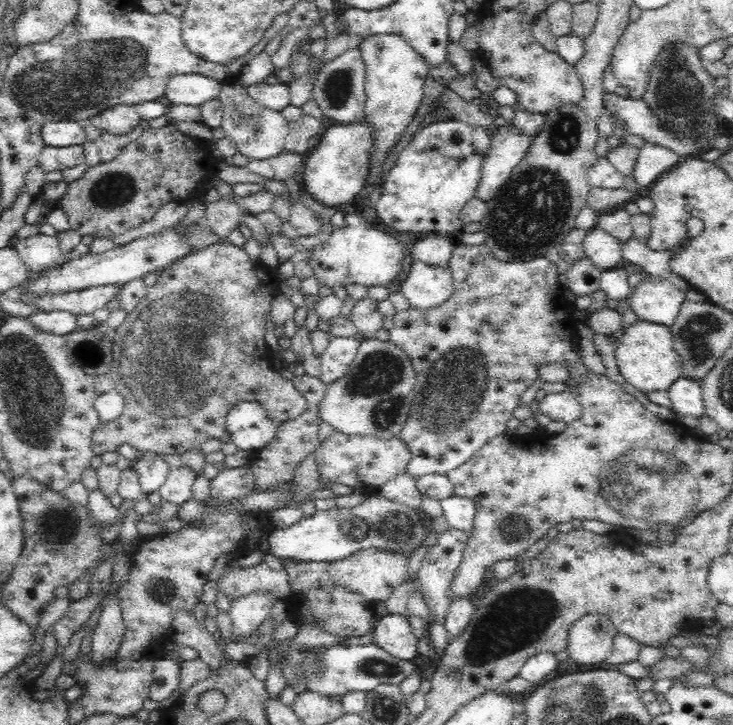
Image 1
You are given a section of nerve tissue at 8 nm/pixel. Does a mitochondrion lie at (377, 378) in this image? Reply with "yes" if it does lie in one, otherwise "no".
yes

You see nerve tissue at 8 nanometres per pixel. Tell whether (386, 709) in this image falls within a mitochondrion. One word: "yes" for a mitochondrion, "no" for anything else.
yes

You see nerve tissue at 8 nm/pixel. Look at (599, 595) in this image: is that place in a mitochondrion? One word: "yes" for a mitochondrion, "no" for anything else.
no

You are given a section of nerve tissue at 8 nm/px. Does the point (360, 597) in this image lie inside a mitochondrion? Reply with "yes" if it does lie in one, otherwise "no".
no

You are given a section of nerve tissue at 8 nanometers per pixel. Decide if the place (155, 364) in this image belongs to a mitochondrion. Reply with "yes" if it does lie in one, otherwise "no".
yes

